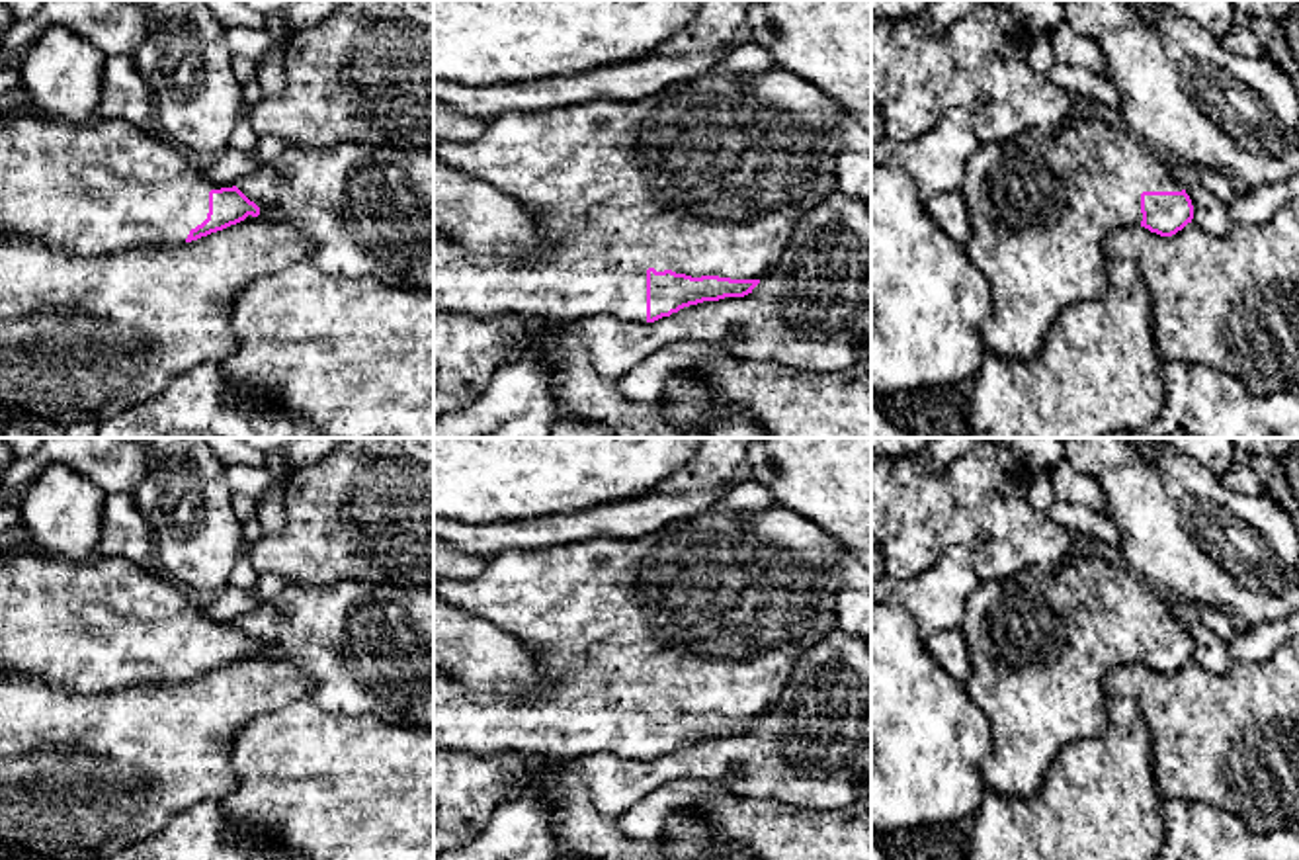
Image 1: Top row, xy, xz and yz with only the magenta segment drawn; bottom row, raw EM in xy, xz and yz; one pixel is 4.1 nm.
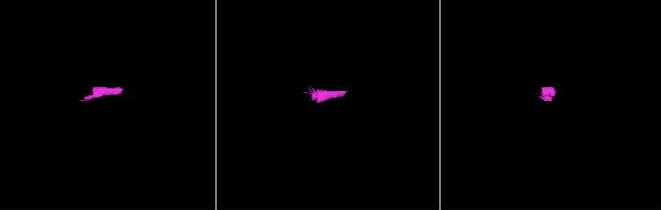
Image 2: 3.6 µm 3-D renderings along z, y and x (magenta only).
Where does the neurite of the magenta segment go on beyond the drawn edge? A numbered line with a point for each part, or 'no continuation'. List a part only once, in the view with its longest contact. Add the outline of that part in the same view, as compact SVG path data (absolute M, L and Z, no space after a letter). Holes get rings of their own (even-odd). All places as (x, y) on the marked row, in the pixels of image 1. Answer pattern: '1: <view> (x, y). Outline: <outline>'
1: xz (710, 176). Outline: M779 66L766 74L721 74L709 70L674 82L654 96L631 102L596 100L541 113L502 113L488 119L484 133L471 141L438 143L434 145L434 156L440 162L494 186L498 192L518 199L525 211L533 213L541 235L555 244L557 254L549 260L525 256L508 262L500 256L467 252L449 236L434 233L434 311L463 313L475 319L520 317L531 322L565 322L588 317L647 322L649 268L656 272L672 270L691 278L762 280L779 262L799 217L824 201L830 192L838 190L836 156L840 143L834 135L834 119L844 111L846 109L834 98L818 90L811 80Z

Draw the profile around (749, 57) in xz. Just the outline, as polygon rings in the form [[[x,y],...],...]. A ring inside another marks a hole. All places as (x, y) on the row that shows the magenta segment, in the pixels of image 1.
[[[750,37],[733,45],[711,70],[721,74],[766,74],[774,68],[777,64],[772,53]]]

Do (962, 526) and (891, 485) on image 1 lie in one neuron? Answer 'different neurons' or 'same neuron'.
same neuron

